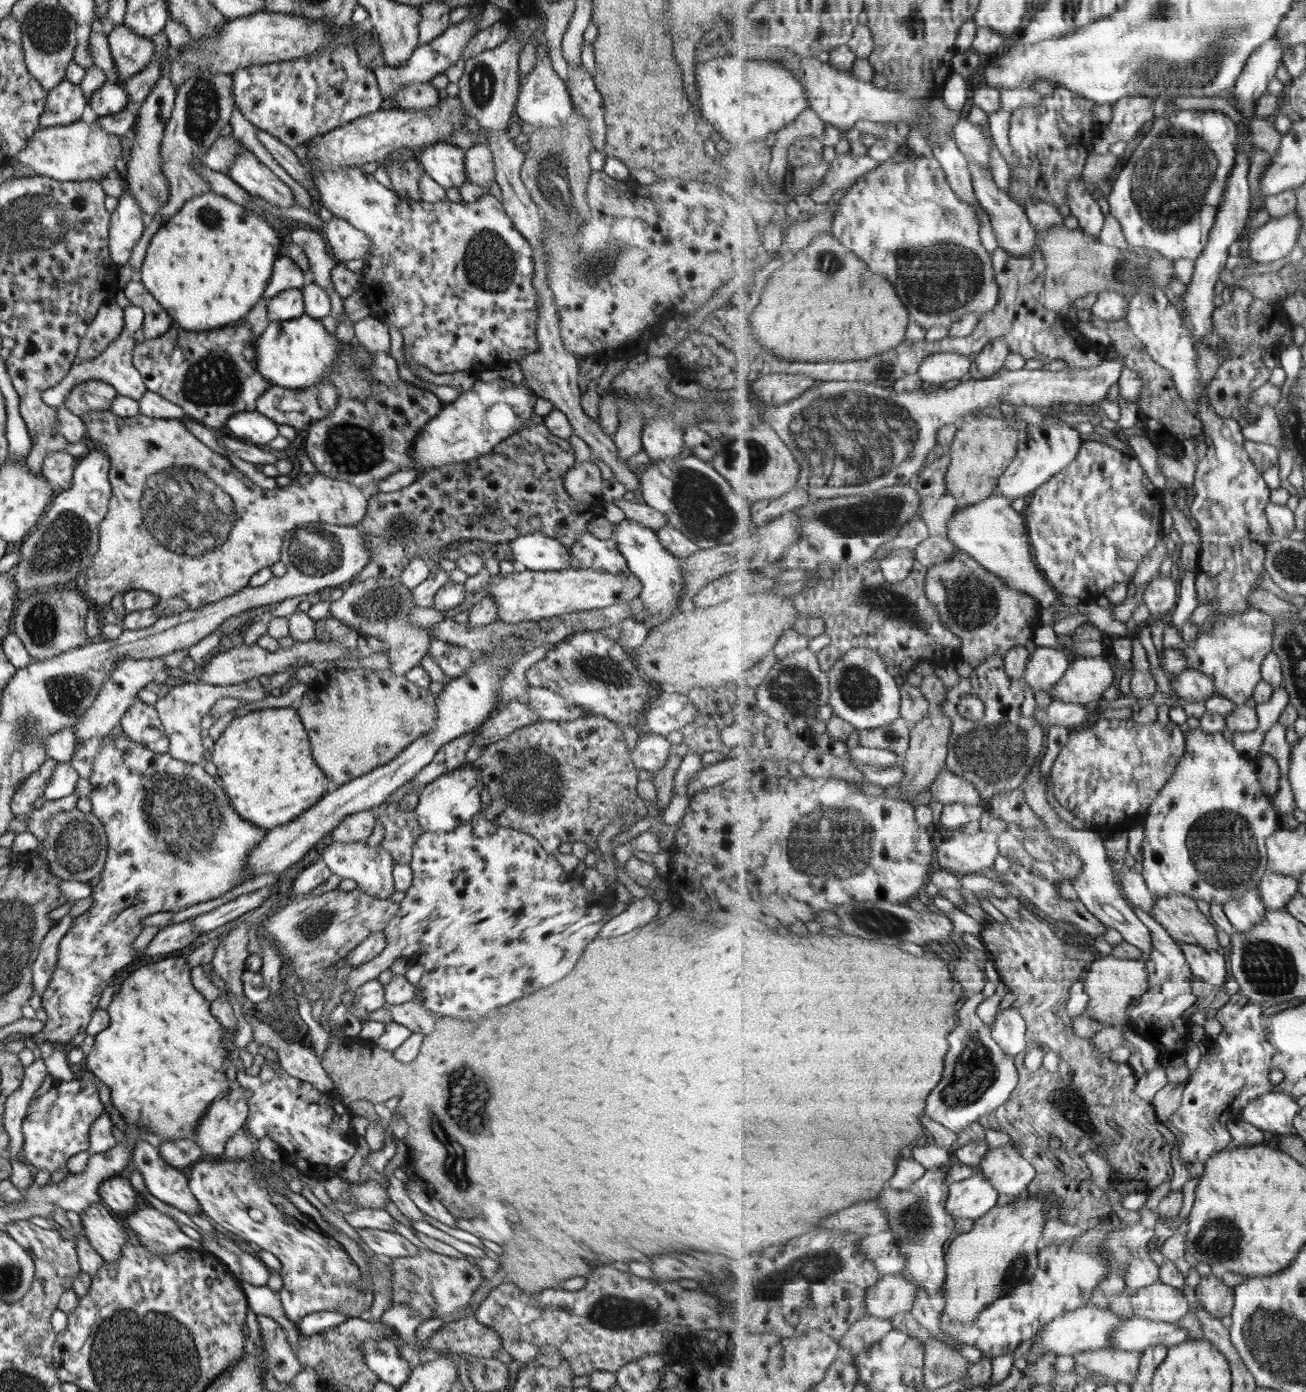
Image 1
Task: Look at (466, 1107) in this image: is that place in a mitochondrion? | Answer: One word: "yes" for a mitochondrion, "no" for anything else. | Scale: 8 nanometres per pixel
yes

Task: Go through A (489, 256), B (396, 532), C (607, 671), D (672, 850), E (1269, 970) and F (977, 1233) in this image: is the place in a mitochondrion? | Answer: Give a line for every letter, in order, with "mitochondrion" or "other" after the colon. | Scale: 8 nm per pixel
A: mitochondrion
B: mitochondrion
C: mitochondrion
D: other
E: mitochondrion
F: other

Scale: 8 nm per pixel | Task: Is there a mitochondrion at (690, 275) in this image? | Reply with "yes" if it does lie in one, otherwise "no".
no

